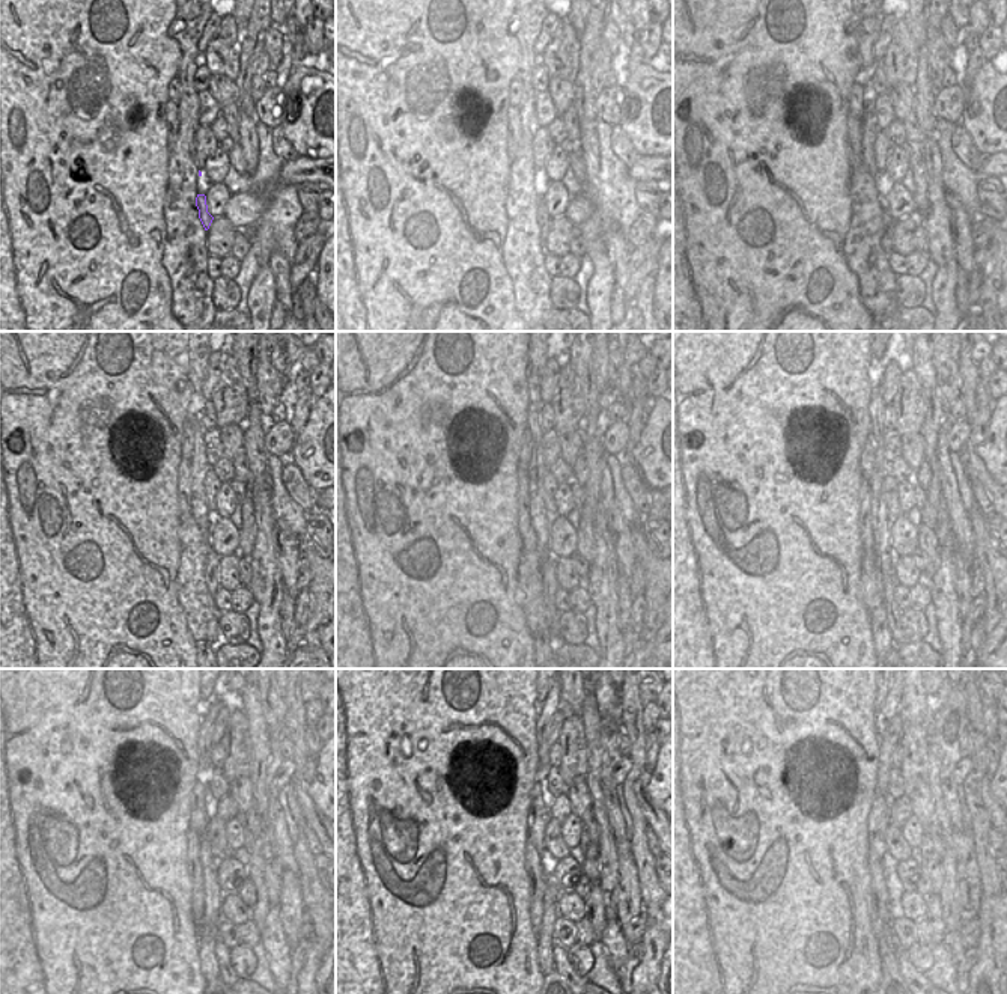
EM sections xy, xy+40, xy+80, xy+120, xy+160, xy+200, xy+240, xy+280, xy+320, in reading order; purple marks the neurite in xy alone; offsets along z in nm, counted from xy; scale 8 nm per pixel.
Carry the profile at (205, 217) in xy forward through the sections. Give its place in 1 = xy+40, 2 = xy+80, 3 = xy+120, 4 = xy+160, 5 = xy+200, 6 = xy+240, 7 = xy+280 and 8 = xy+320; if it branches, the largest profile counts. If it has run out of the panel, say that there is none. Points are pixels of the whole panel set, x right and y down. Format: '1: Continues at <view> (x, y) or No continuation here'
1: Continues at xy+40 (544, 219)
2: Continues at xy+80 (887, 232)
3: Continues at xy+120 (211, 568)
4: Continues at xy+160 (550, 585)
5: Continues at xy+200 (888, 582)
6: Continues at xy+240 (222, 952)
7: Continues at xy+280 (560, 954)
8: Continues at xy+320 (911, 975)

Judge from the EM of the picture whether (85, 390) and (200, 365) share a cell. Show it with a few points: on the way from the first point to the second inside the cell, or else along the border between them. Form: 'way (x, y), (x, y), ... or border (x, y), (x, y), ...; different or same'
border (187, 347), (187, 378), (194, 390); different

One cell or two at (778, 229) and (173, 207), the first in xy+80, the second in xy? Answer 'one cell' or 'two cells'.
two cells

